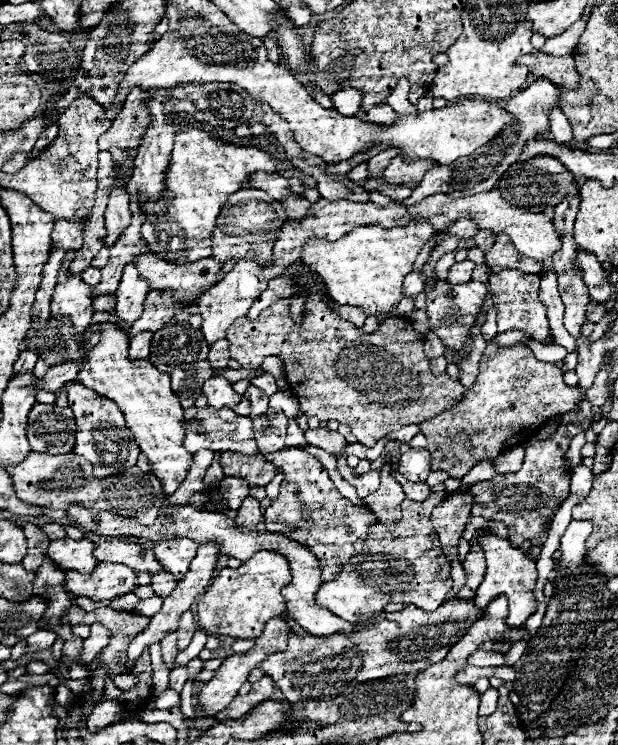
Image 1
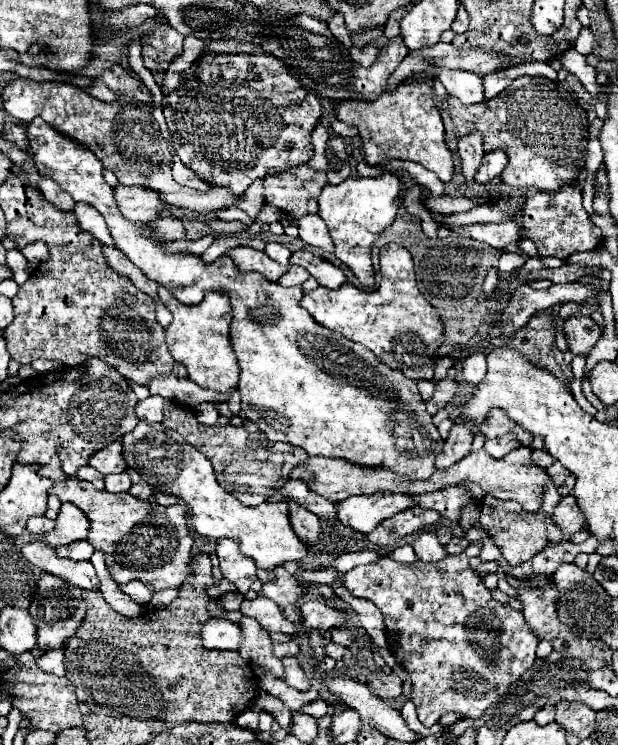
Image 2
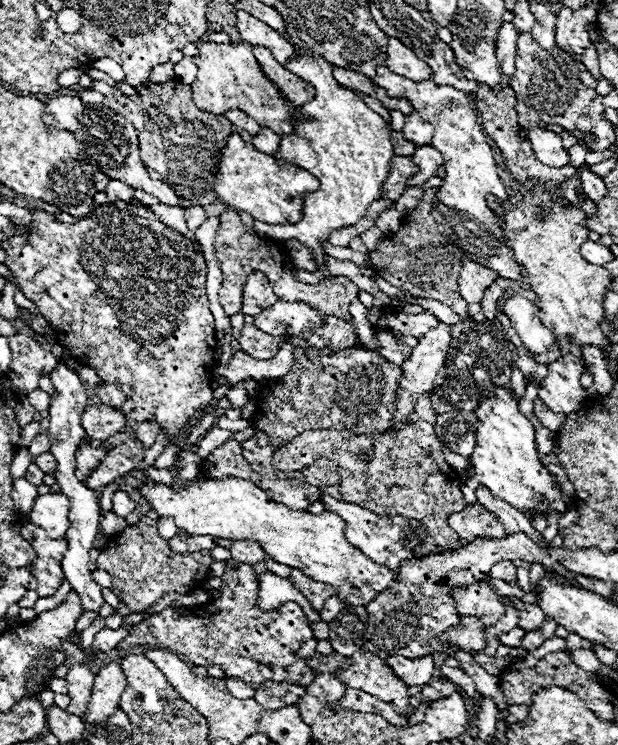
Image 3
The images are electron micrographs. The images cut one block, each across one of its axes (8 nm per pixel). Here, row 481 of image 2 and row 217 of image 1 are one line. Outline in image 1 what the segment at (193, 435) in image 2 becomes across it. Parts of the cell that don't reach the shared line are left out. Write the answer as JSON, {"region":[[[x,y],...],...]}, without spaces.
{"region":[[[244,188],[238,190],[236,194],[228,196],[218,222],[214,226],[214,236],[212,236],[212,260],[216,262],[228,262],[228,258],[236,258],[236,260],[248,260],[252,258],[254,262],[260,262],[260,266],[272,266],[272,246],[276,242],[276,234],[280,234],[280,226],[286,222],[286,208],[282,206],[282,202],[276,200],[262,200],[262,190],[258,188]]]}

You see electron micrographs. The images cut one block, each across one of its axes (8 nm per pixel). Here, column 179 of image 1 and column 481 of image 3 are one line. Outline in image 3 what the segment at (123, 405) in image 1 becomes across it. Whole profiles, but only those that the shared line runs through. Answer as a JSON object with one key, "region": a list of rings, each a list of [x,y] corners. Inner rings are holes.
{"region":[[[496,388],[494,396],[484,398],[474,410],[474,414],[478,414],[478,420],[480,420],[480,426],[476,428],[478,446],[474,454],[470,456],[472,474],[464,478],[464,484],[472,490],[476,490],[478,486],[484,486],[492,492],[492,496],[506,500],[518,510],[538,508],[540,512],[544,512],[544,510],[556,508],[558,512],[564,512],[566,506],[560,498],[560,488],[556,486],[552,474],[540,462],[536,452],[534,428],[530,420],[520,412],[512,392],[506,388]],[[536,494],[542,494],[546,502],[538,506]]]}

